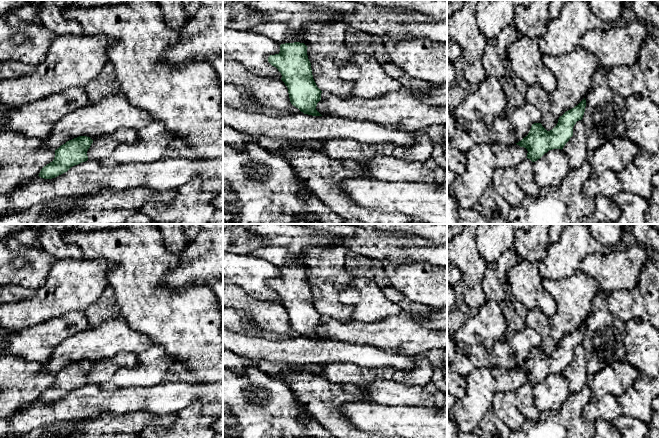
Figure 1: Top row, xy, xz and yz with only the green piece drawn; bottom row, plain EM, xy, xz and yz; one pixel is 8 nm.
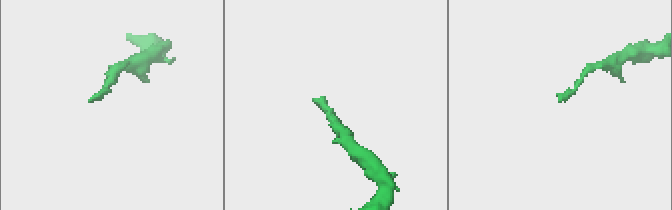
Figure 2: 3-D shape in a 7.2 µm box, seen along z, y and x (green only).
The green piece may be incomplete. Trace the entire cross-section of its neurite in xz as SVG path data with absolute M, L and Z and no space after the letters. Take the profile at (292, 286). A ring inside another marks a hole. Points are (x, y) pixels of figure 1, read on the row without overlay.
M287 260L280 266L280 276L270 279L268 286L281 297L291 328L304 338L322 340L316 334L322 315L313 303L307 272L295 261Z

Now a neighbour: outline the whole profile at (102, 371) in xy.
M120 352L112 358L106 358L93 365L87 375L88 383L102 384L120 369L131 369L136 365L138 354Z

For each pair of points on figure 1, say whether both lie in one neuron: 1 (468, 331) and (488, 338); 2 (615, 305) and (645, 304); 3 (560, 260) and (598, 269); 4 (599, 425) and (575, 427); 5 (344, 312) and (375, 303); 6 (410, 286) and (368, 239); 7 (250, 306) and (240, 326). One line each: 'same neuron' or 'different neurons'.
1: same neuron
2: same neuron
3: different neurons
4: different neurons
5: different neurons
6: different neurons
7: different neurons

